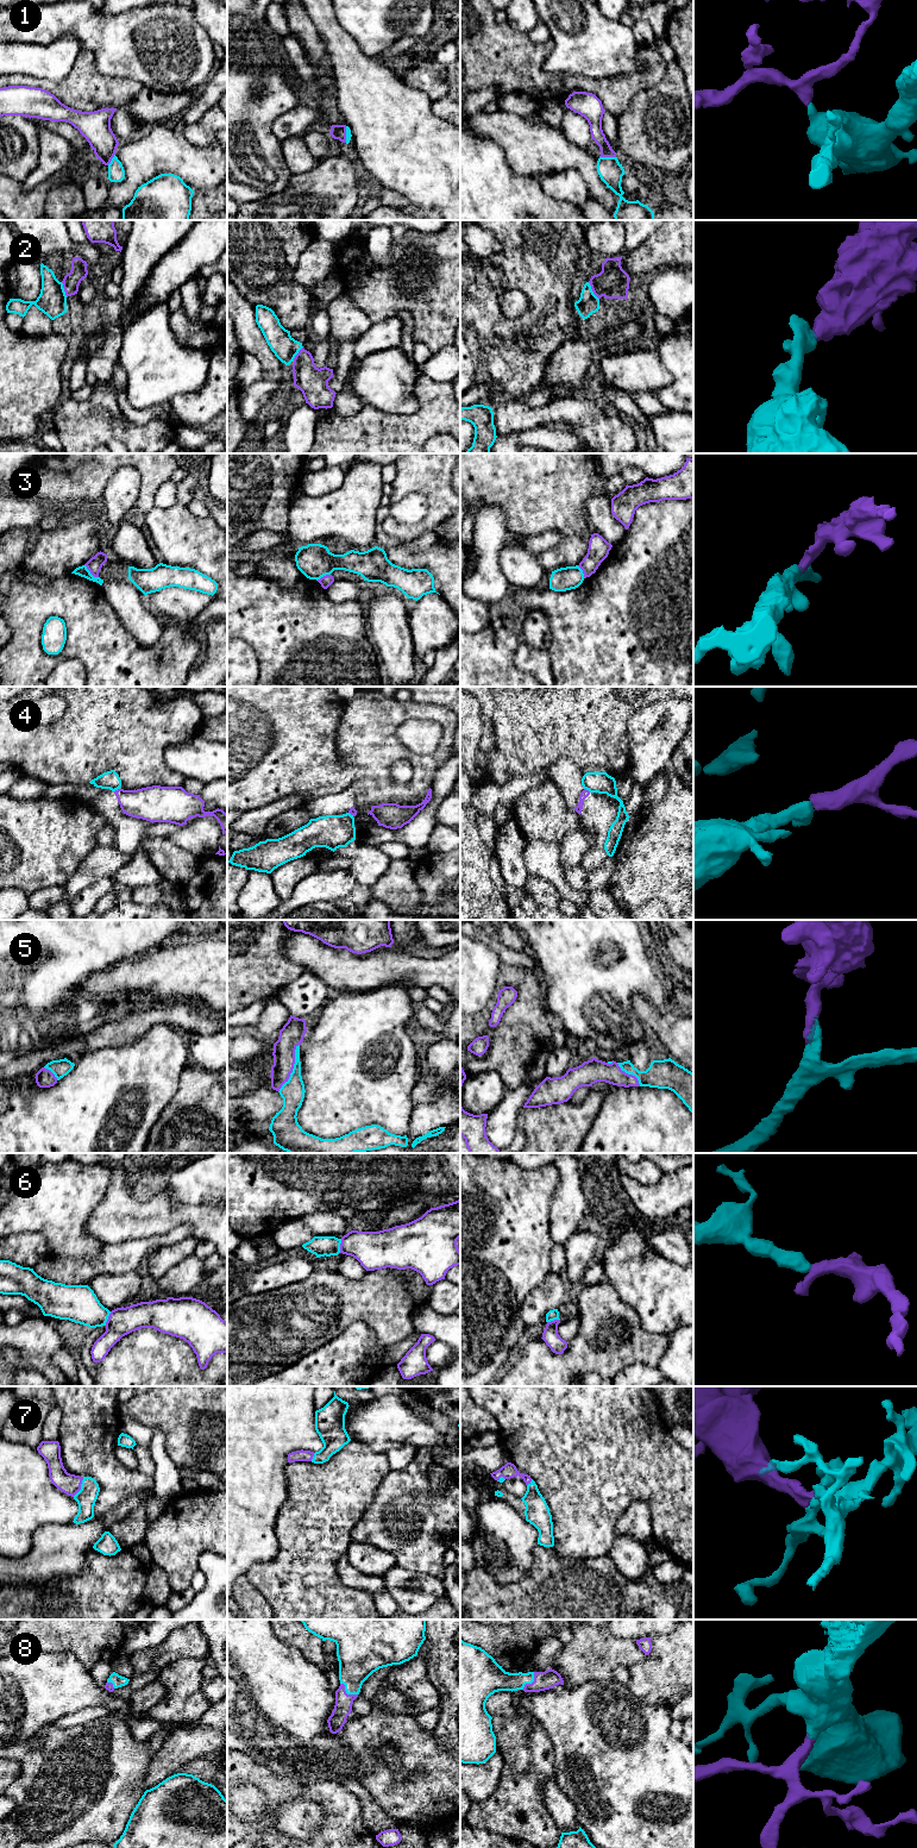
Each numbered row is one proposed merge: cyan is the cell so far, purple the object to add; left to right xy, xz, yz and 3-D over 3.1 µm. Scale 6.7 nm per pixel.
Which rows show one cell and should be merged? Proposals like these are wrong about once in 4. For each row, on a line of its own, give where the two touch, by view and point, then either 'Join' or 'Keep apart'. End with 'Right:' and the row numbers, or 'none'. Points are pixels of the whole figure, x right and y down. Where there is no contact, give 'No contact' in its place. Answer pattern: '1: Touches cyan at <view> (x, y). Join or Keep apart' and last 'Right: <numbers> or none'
1: Touches cyan at yz (608, 157). Join
2: Touches cyan at yz (591, 290). Join
3: Touches cyan at xy (89, 572). Keep apart
4: Touches cyan at yz (588, 789). Join
5: Touches cyan at xz (294, 1067). Join
6: Touches cyan at xy (107, 1319). Join
7: Touches cyan at xy (81, 1486). Join
8: Touches cyan at xz (346, 1692). Join
Right: 1, 2, 4, 5, 6, 7, 8

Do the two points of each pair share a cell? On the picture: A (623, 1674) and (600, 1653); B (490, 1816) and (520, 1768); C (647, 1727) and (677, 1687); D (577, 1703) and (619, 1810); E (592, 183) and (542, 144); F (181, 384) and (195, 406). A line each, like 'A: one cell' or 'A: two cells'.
A: two cells
B: one cell
C: two cells
D: one cell
E: one cell
F: two cells

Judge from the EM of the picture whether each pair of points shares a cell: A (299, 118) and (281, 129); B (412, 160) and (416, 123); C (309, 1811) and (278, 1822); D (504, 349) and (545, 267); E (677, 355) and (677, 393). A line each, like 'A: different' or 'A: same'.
A: same
B: same
C: same
D: same
E: same

